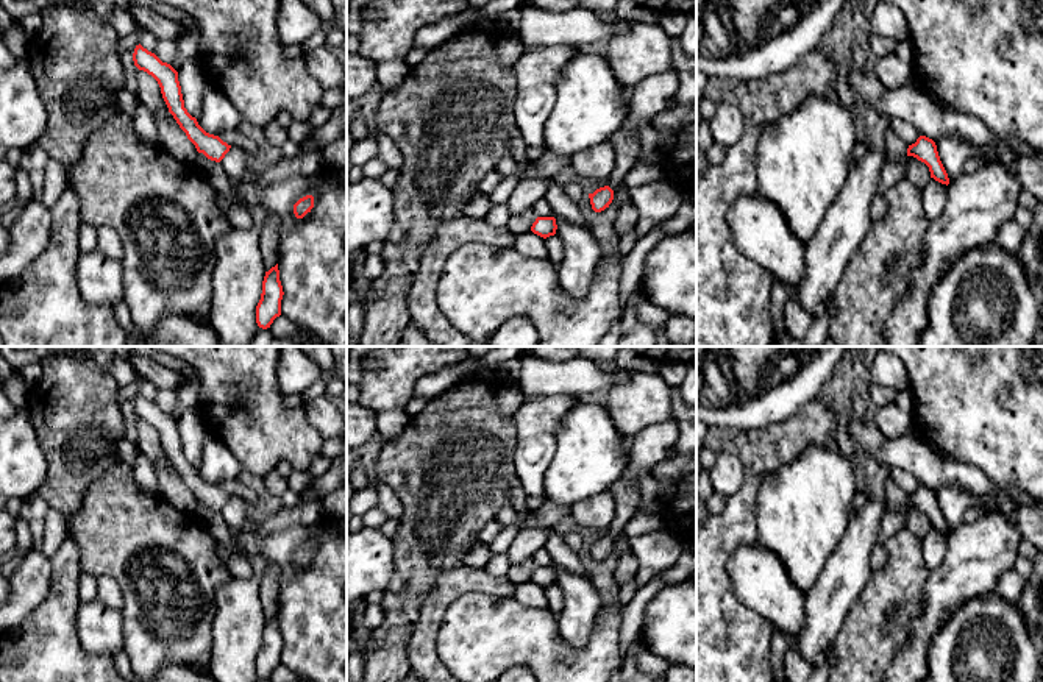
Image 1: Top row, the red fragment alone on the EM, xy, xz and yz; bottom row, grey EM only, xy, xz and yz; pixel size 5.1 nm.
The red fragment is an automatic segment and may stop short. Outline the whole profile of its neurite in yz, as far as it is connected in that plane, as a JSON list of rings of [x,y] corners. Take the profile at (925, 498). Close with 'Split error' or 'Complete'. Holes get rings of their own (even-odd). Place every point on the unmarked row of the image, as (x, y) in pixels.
[[[920,485],[915,493],[909,495],[907,506],[913,506],[929,517],[931,527],[942,534],[949,534],[948,523],[940,510],[937,495],[932,488]]]. Complete

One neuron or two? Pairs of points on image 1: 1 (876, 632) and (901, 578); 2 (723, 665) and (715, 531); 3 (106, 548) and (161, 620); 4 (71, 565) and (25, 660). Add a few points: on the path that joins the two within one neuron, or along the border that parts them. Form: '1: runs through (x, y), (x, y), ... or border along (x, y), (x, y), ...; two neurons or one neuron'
1: runs through (879, 618), (895, 592); one neuron
2: runs through (714, 632), (714, 564); one neuron
3: runs through (124, 565), (161, 603); one neuron
4: runs through (63, 589), (63, 601), (47, 637); one neuron

